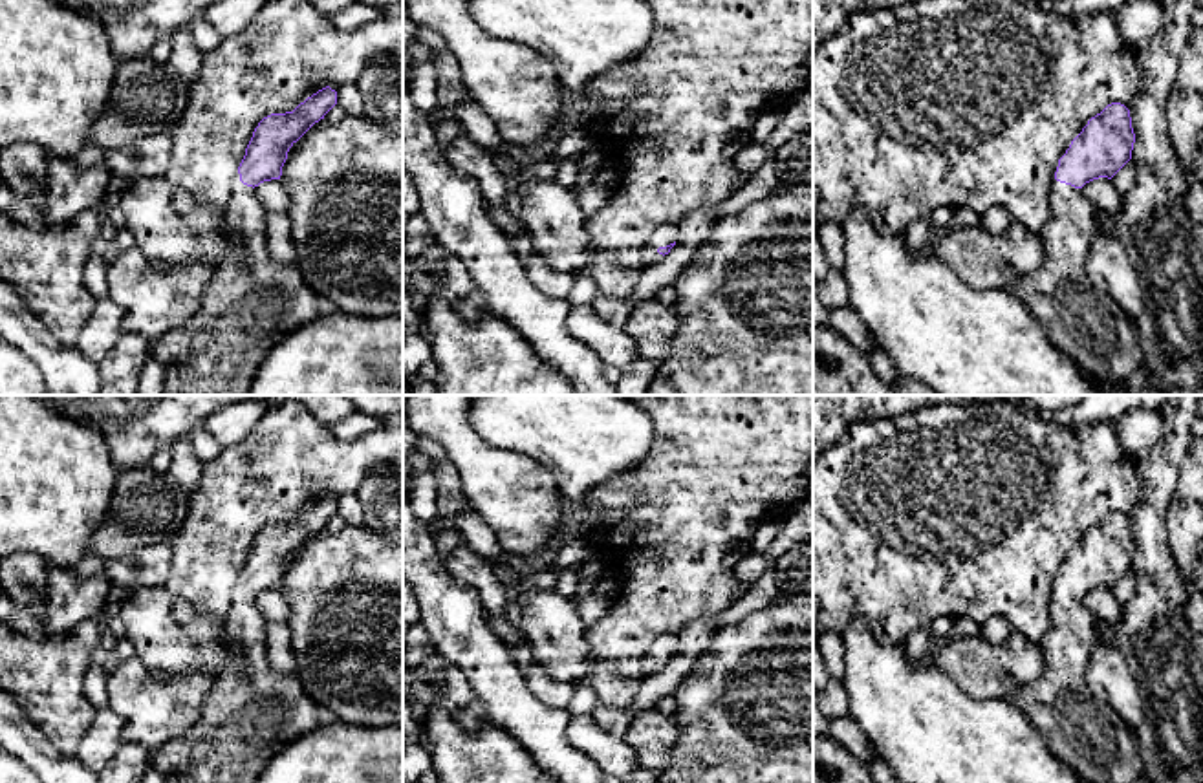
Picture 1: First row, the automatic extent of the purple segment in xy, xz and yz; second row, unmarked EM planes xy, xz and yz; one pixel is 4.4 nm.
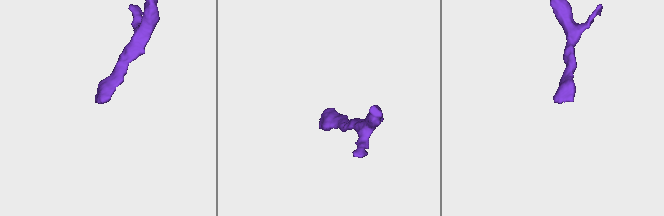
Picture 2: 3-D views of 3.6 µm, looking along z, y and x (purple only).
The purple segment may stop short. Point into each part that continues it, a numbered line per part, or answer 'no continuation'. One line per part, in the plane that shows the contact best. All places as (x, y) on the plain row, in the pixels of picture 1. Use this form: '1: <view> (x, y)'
1: yz (1090, 738)

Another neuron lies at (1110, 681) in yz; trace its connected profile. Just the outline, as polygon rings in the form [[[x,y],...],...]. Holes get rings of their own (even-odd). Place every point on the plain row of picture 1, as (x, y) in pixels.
[[[1093,638],[1088,688],[1097,703],[1108,704],[1135,730],[1144,715],[1143,697],[1117,642]]]

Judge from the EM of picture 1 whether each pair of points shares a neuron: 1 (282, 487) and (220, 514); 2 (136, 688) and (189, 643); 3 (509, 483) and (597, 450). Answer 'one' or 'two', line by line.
1: one
2: two
3: two

